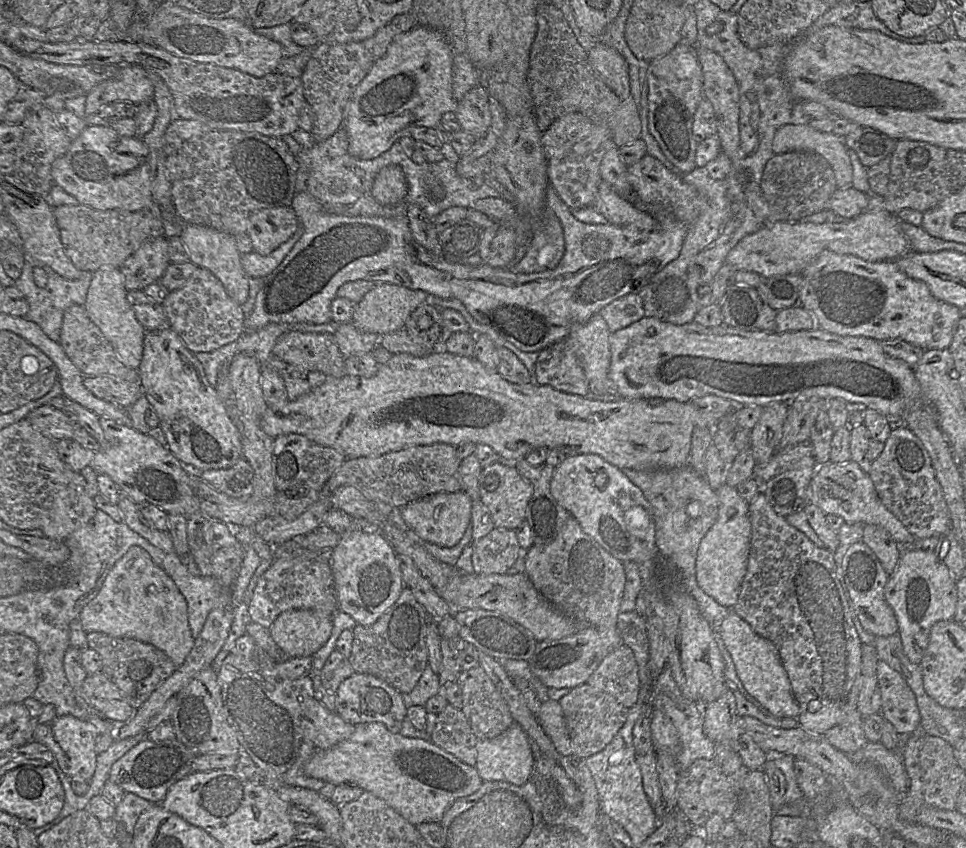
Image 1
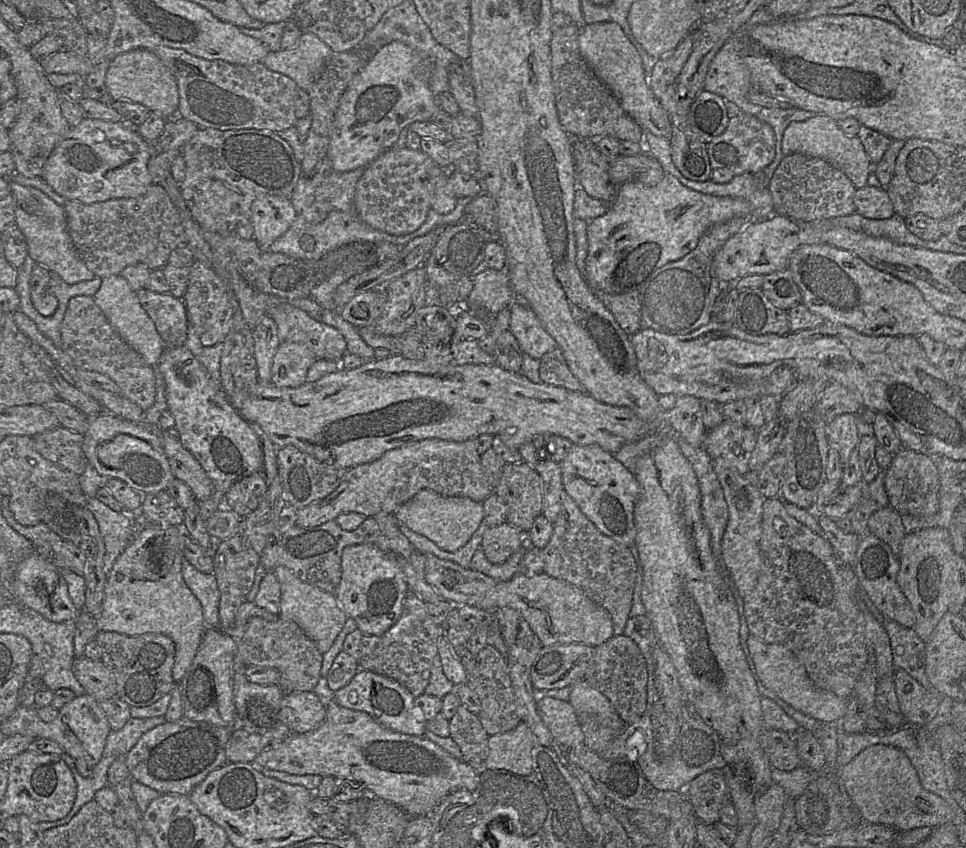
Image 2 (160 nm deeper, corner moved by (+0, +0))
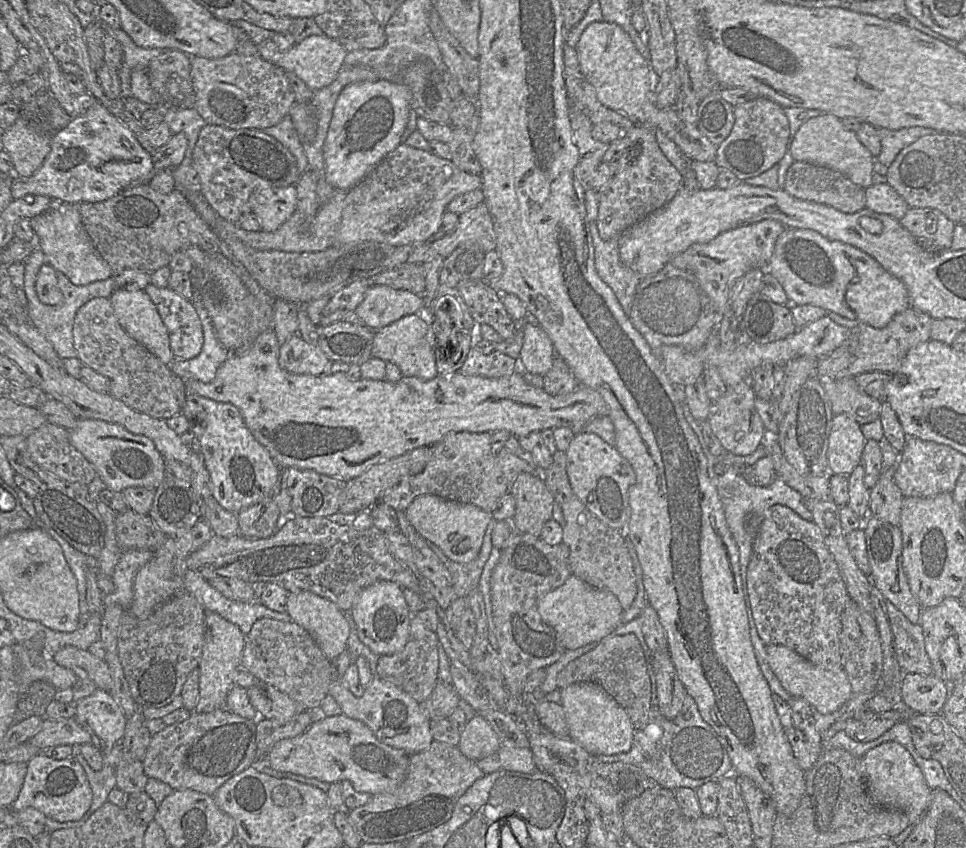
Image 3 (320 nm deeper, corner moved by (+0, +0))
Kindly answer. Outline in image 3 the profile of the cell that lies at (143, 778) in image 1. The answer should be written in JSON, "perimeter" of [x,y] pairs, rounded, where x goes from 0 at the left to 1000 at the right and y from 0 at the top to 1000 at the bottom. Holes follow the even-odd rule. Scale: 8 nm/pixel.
{"perimeter":[[[225,836],[218,840],[212,841],[204,841],[199,840],[197,844],[184,853],[180,853],[177,855],[172,856],[170,860],[166,861],[165,863],[156,867],[156,873],[154,879],[151,883],[149,895],[147,897],[148,907],[150,914],[153,917],[160,917],[164,919],[172,925],[174,925],[180,933],[181,932],[201,932],[204,934],[208,934],[214,936],[216,939],[220,939],[223,934],[239,916],[247,913],[248,910],[253,909],[257,904],[261,903],[263,897],[265,896],[265,851],[264,849],[258,849],[253,846],[249,846],[245,842],[242,842],[234,836]]]}

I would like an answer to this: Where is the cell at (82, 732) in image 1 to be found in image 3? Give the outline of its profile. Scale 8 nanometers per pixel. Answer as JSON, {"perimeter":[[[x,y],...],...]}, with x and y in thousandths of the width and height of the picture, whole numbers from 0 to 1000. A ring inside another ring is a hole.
{"perimeter":[[[99,813],[95,818],[78,828],[79,851],[94,869],[94,877],[106,889],[114,889],[116,882],[125,874],[131,847],[113,816]]]}

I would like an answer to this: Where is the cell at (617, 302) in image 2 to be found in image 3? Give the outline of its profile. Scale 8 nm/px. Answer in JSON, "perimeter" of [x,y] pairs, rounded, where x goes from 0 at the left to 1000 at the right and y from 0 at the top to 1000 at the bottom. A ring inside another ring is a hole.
{"perimeter":[[[616,261],[608,265],[615,292],[617,320],[624,333],[635,342],[646,369],[650,373],[664,328],[643,308],[639,281],[625,283],[621,279]]]}

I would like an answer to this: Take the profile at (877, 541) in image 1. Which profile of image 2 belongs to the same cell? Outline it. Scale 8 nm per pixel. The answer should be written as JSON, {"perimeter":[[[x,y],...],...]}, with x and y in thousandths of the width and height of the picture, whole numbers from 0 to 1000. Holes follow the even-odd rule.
{"perimeter":[[[922,597],[906,603],[899,612],[899,625],[922,646],[930,657],[937,625],[932,606]]]}

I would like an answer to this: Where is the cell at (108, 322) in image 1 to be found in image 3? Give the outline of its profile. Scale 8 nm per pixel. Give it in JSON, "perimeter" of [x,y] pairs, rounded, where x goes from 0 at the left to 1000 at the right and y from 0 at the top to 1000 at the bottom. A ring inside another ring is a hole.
{"perimeter":[[[120,340],[113,353],[127,388],[176,432],[179,417],[174,390],[152,346],[149,342]]]}

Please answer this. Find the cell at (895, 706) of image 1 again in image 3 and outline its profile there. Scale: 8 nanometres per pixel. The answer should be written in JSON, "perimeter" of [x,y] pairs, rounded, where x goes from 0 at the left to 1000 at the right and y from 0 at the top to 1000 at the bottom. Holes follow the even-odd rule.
{"perimeter":[[[935,795],[933,830],[950,842],[973,842],[980,825],[978,804],[967,796]]]}

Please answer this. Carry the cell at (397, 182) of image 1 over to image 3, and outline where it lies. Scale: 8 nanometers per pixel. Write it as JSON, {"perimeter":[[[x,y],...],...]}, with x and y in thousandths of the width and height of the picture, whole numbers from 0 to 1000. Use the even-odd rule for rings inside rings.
{"perimeter":[[[413,170],[407,178],[402,180],[395,190],[369,219],[359,225],[354,248],[353,261],[347,277],[347,289],[366,289],[377,284],[394,285],[407,290],[440,285],[450,276],[458,267],[458,255],[464,241],[474,230],[499,222],[498,206],[487,205],[474,199],[467,189],[457,188],[444,182],[442,178]]]}

